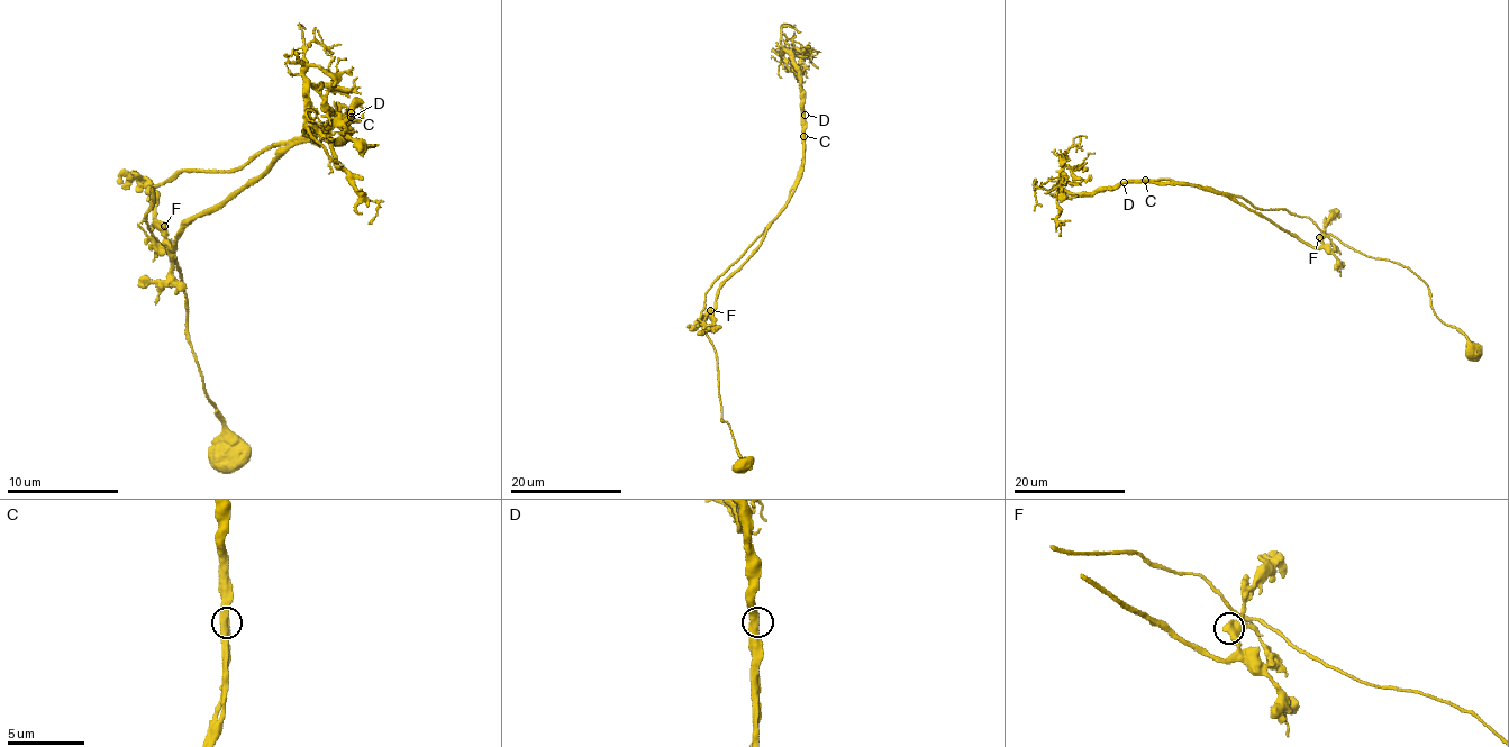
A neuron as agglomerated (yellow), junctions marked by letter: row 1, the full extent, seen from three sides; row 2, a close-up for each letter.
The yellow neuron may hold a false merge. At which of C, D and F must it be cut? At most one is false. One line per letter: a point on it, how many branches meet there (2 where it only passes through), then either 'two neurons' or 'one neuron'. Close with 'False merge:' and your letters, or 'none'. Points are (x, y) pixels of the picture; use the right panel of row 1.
C: place (1145, 180); branches 2; one neuron
D: place (1124, 182); branches 2; one neuron
F: place (1319, 237); branches 2; one neuron
False merge: none

